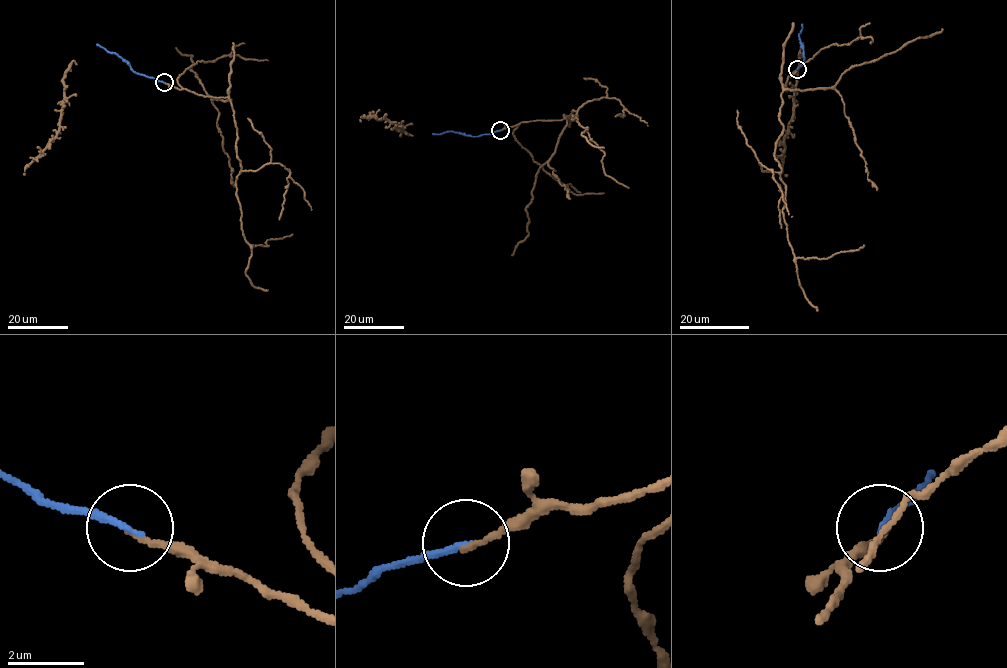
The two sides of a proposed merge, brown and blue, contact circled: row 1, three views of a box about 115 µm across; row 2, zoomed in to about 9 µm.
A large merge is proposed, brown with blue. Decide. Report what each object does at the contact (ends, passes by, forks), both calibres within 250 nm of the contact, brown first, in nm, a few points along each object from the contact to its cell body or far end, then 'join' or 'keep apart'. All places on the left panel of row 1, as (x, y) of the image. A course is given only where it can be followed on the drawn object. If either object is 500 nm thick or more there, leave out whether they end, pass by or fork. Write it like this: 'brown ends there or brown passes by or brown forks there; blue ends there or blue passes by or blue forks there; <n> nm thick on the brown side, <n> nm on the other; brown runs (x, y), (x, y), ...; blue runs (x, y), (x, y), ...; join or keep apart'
brown ends there; blue ends there; 150 nm thick on the brown side, 180 nm on the other; brown runs (164, 82), (230, 101), (241, 163), (236, 196), (247, 241), (268, 246), (267, 240), (292, 234); blue runs (164, 82), (135, 73), (115, 53), (96, 44); join

